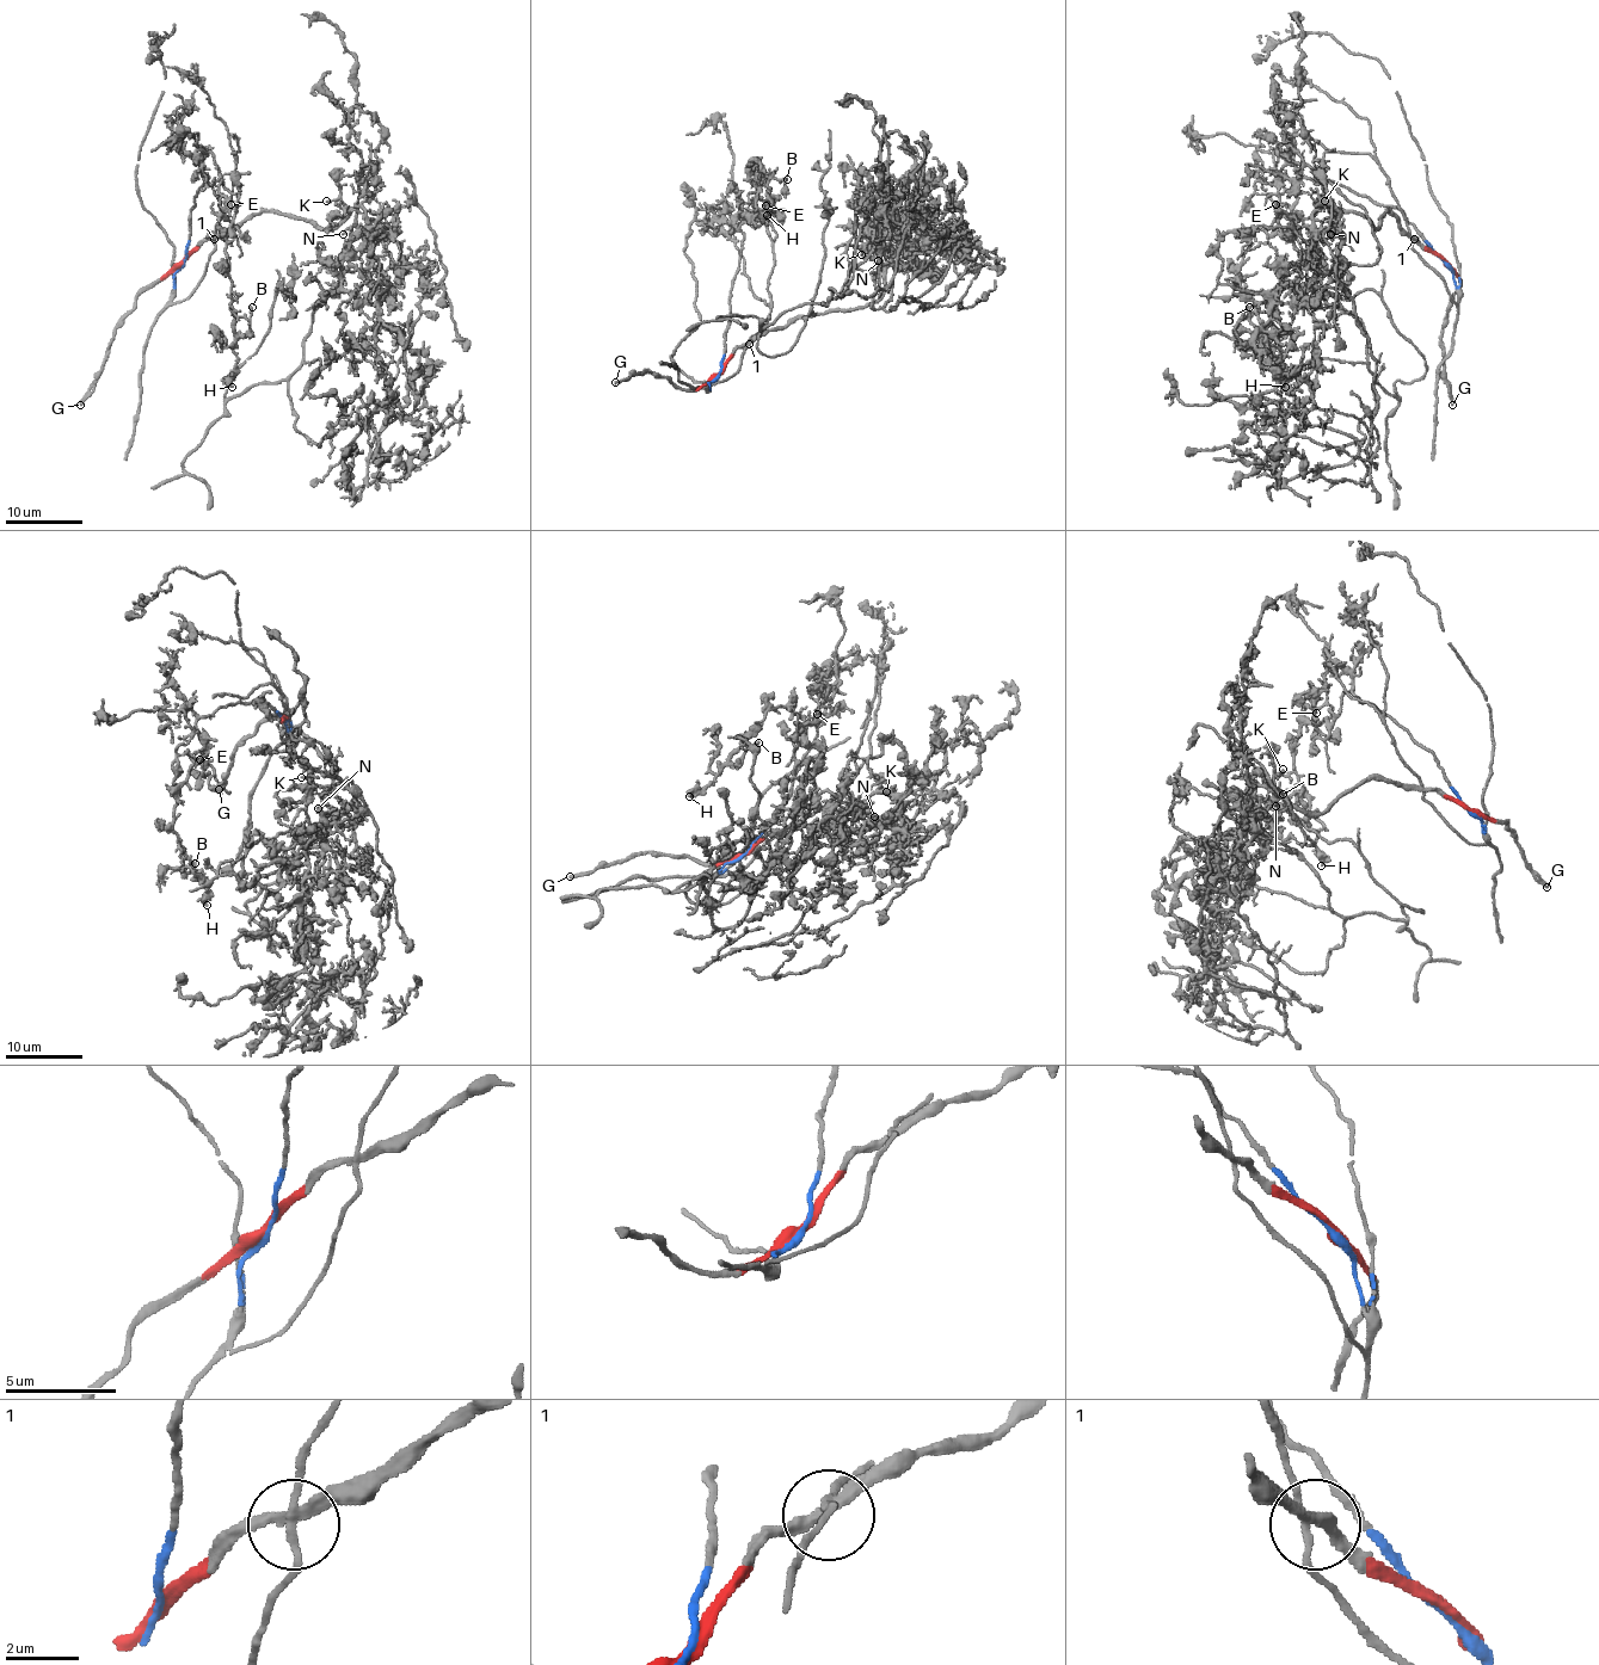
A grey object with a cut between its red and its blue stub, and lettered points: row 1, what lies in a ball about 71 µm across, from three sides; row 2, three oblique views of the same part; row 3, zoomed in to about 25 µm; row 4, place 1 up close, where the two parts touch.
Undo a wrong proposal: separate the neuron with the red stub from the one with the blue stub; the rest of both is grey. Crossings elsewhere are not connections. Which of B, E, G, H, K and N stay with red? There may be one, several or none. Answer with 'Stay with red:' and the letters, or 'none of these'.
Stay with red: G, K, N

